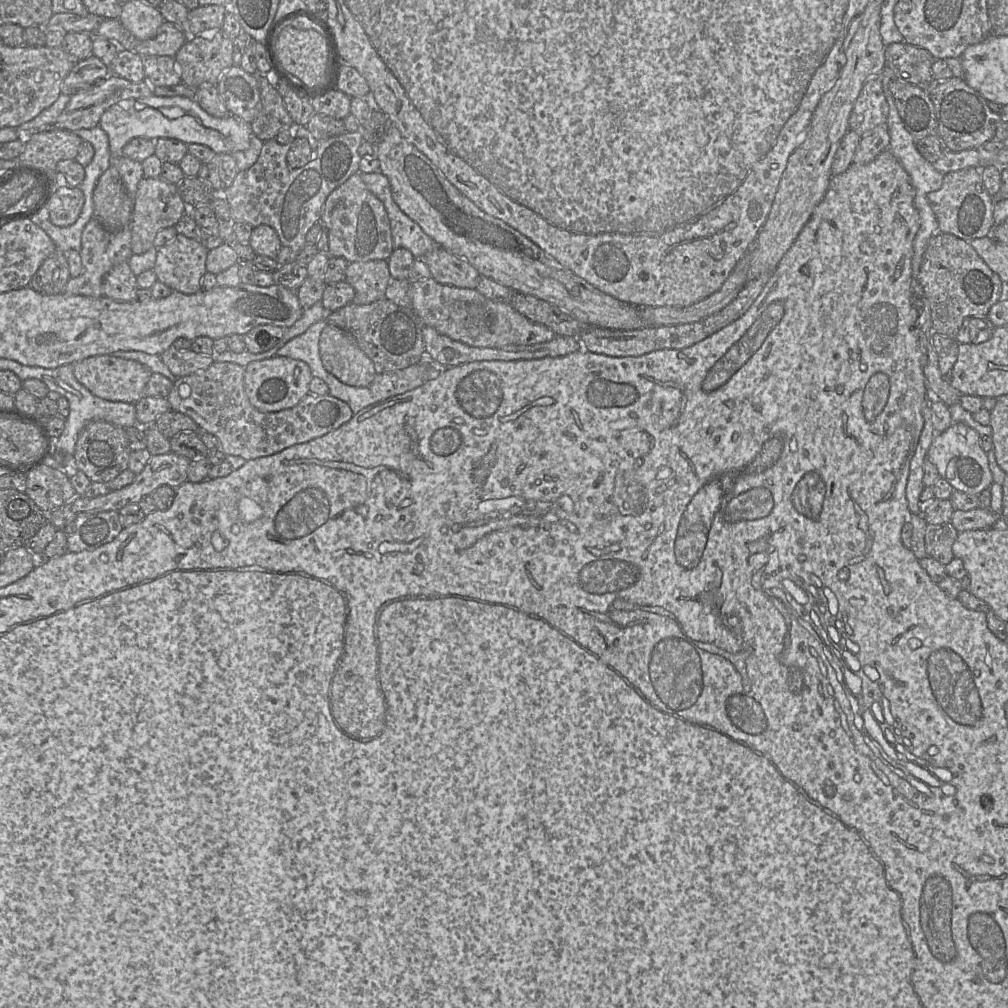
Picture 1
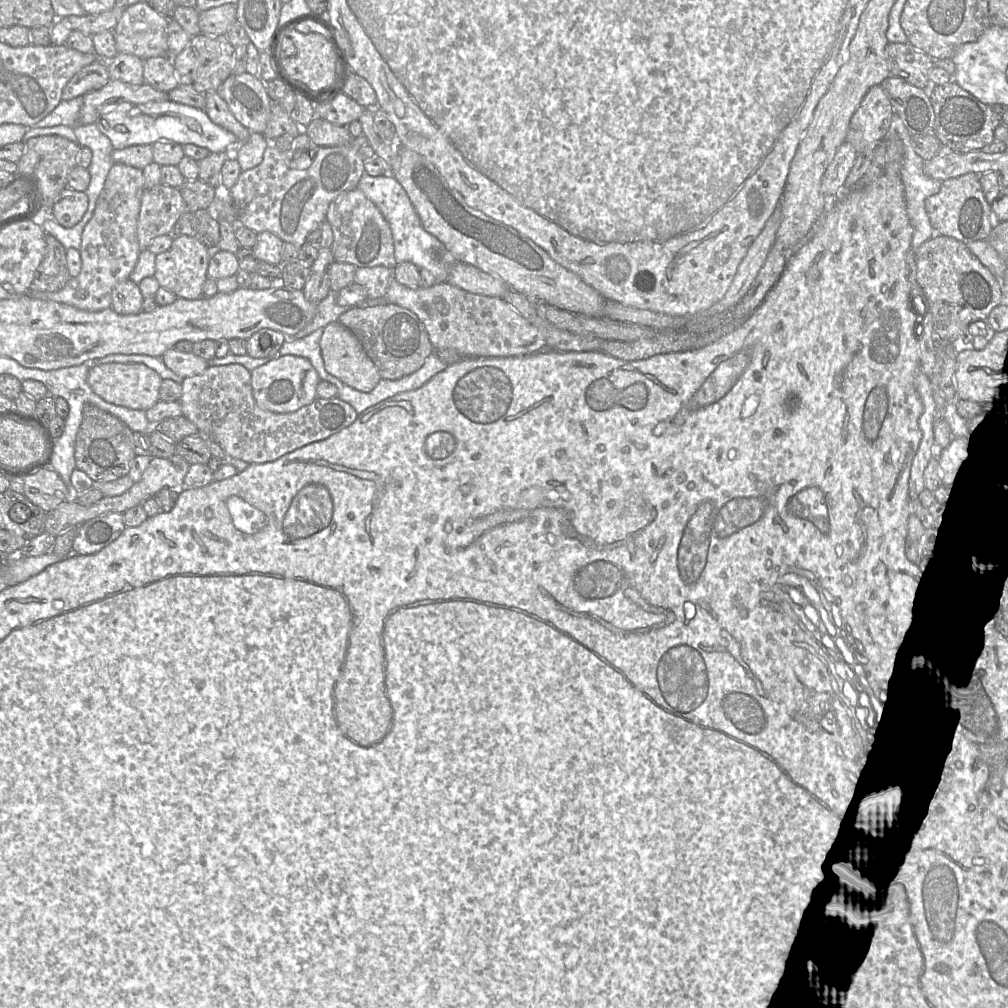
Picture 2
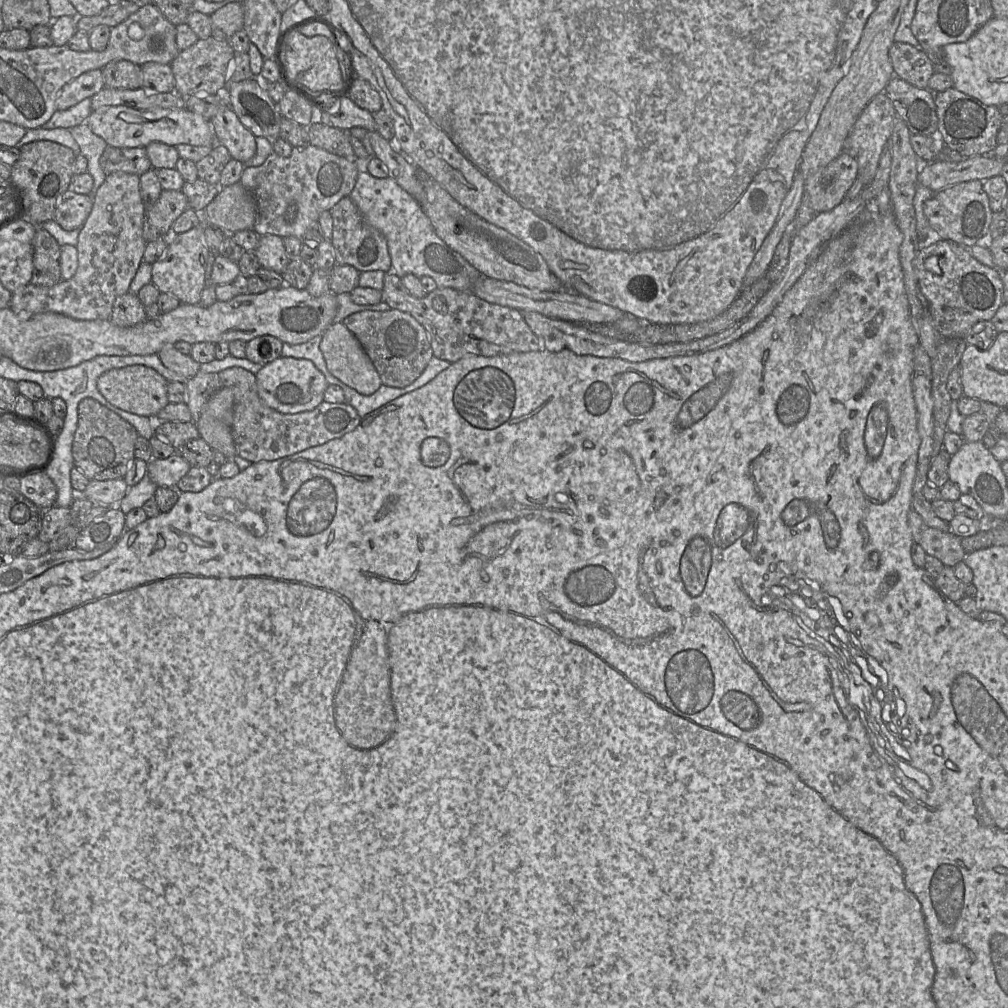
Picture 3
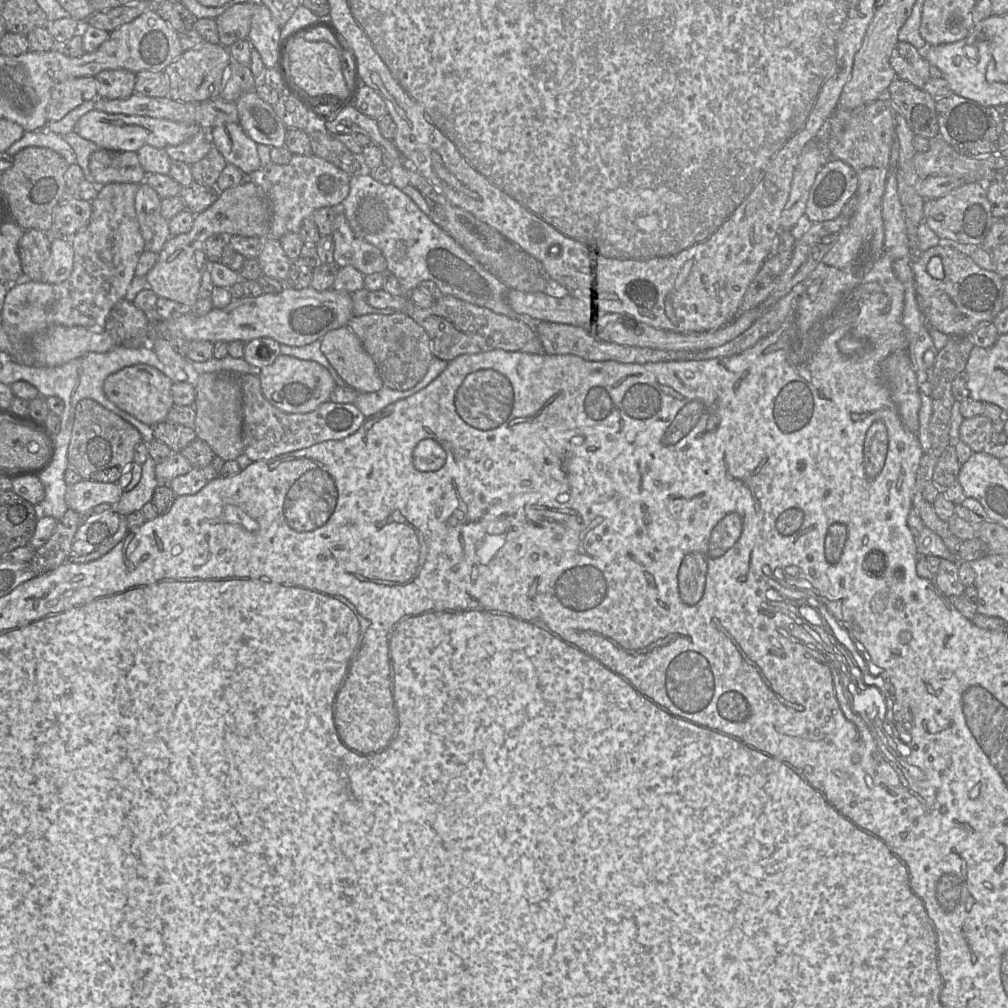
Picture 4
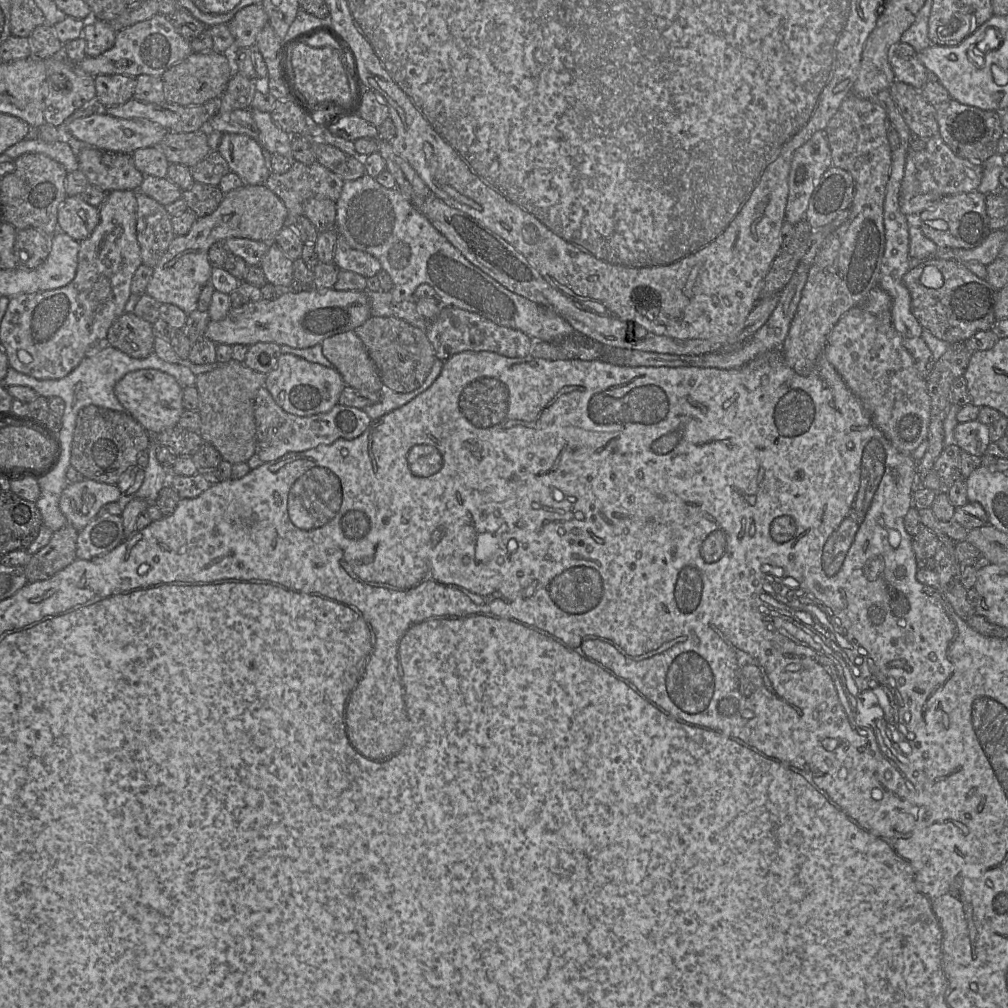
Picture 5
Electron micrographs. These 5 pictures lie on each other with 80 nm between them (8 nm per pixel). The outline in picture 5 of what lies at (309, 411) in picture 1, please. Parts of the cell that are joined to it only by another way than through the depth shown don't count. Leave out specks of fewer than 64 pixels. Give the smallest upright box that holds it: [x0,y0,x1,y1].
[254,387,372,463]

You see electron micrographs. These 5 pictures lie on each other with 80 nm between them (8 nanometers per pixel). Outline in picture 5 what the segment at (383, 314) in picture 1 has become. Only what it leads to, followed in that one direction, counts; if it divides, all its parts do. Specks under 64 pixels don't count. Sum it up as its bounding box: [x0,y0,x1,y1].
[353,316,437,393]

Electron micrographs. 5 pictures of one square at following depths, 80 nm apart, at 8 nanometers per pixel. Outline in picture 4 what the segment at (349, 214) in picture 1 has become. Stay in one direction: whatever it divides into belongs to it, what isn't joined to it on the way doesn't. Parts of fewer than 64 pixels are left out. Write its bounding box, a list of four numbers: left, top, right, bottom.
[332,209,387,275]

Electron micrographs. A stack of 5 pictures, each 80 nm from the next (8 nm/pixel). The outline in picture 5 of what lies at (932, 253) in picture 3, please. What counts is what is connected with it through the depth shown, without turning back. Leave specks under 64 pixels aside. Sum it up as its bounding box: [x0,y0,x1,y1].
[903,258,999,344]

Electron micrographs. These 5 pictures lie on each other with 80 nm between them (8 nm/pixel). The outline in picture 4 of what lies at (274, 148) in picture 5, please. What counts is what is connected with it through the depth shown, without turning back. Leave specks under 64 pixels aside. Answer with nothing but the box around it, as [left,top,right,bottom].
[235,90,287,148]

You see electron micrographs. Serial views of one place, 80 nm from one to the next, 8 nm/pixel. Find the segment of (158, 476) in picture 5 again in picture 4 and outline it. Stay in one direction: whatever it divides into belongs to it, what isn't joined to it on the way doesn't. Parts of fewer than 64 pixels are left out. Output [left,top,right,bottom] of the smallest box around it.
[115,455,159,516]

